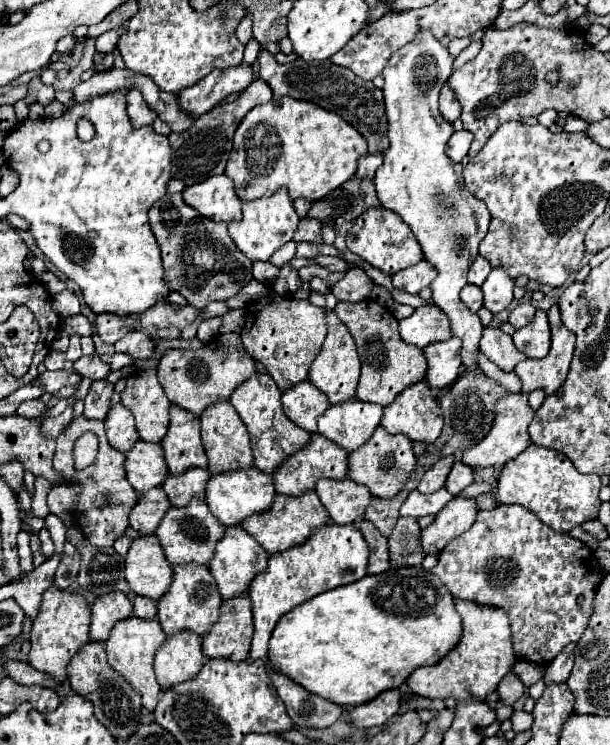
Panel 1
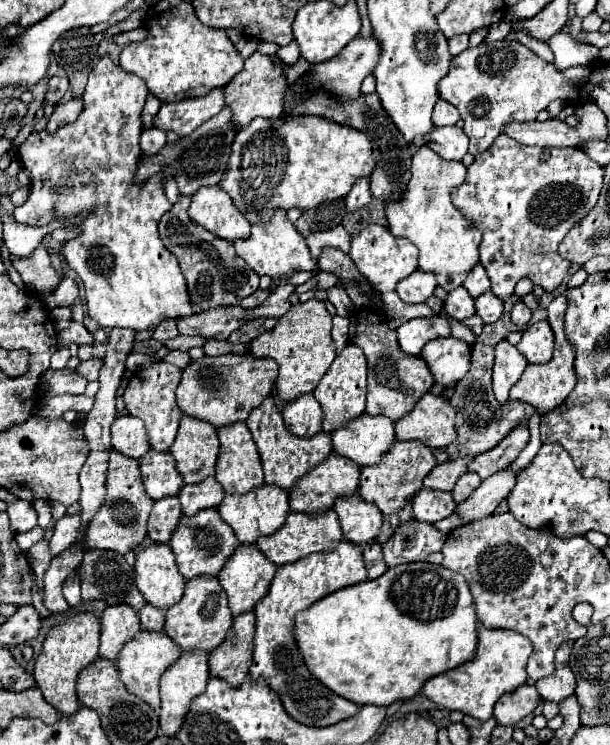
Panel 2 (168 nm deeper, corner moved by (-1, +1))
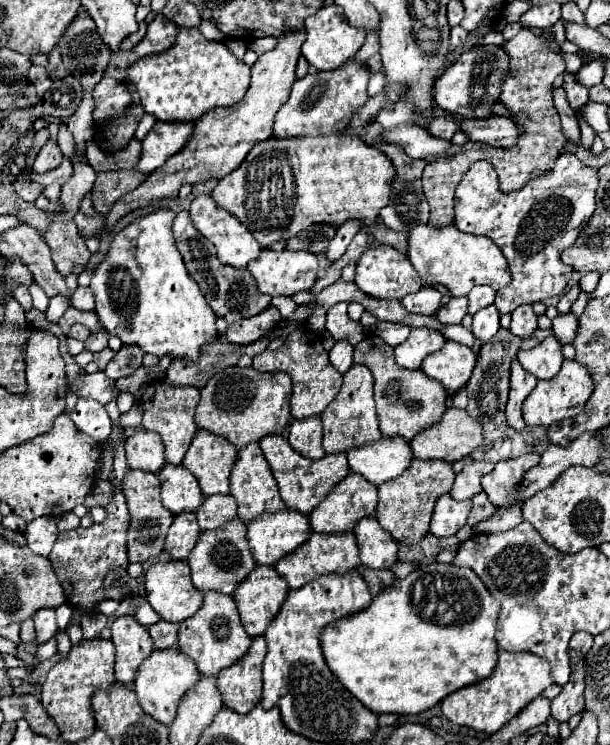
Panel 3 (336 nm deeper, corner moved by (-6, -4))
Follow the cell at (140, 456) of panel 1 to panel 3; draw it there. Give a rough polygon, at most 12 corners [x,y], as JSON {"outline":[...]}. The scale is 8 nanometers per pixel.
{"outline":[[182,465],[158,471],[162,505],[168,511],[196,511],[204,495]]}

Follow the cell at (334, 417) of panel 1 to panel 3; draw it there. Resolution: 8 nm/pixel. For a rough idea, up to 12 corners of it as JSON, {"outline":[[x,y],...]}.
{"outline":[[404,437],[346,451],[348,465],[374,485],[398,477],[412,459]]}

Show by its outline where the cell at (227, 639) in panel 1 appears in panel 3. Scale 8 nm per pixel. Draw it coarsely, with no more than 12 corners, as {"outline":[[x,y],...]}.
{"outline":[[266,639],[218,673],[226,707],[248,713],[260,701]]}

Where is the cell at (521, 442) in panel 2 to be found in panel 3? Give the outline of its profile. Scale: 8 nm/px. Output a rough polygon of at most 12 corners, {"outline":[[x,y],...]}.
{"outline":[[536,451],[498,461],[484,475],[482,489],[496,507],[510,507],[508,499],[526,467],[540,461]]}

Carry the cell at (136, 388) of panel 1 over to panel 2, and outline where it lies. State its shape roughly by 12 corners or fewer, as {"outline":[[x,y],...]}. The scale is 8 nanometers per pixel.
{"outline":[[161,360],[135,372],[123,394],[151,448],[169,452],[183,412],[181,370]]}

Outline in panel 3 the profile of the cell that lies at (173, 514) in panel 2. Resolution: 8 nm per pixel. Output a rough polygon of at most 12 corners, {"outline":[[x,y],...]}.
{"outline":[[190,511],[176,513],[164,541],[172,559],[186,559],[200,527]]}

